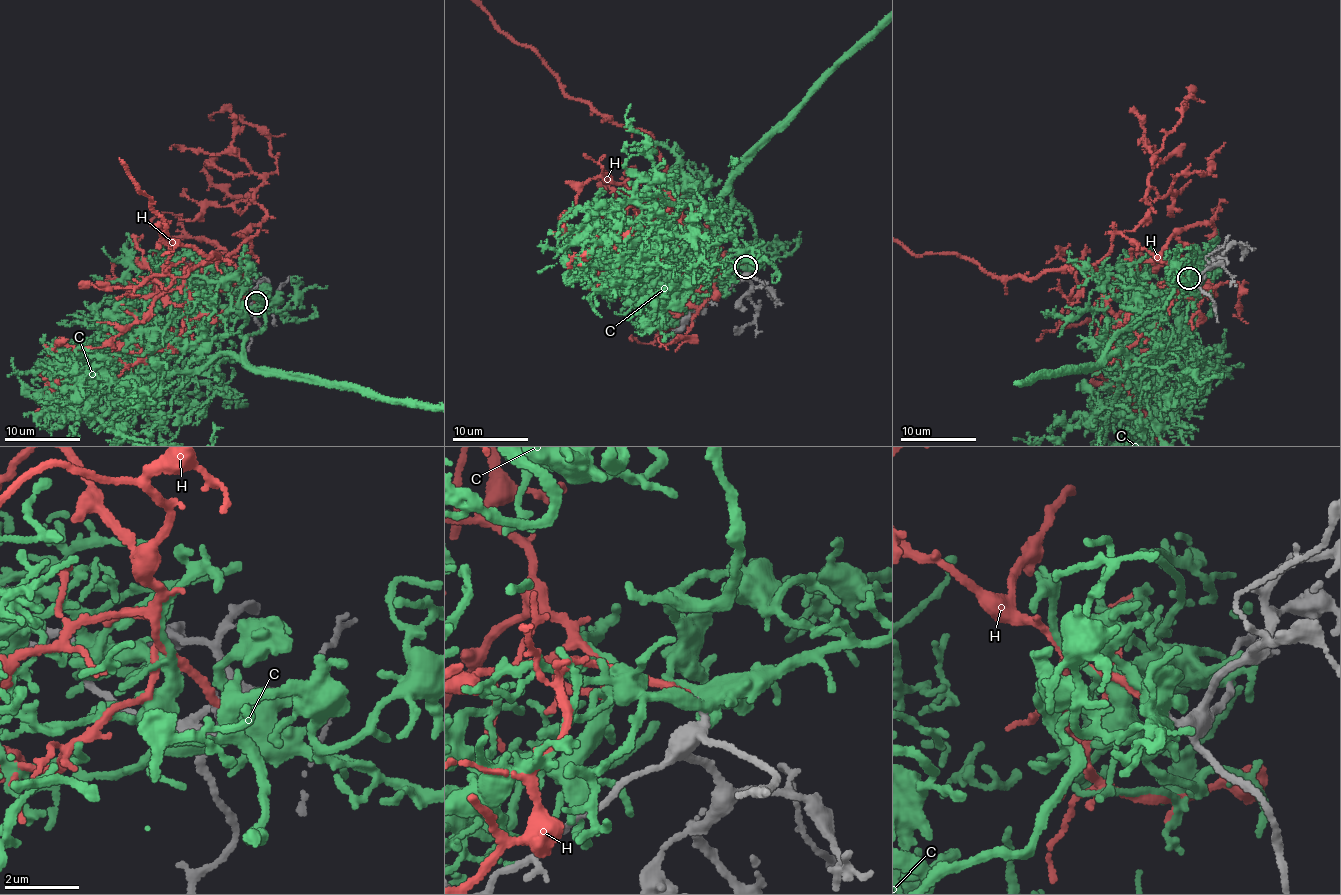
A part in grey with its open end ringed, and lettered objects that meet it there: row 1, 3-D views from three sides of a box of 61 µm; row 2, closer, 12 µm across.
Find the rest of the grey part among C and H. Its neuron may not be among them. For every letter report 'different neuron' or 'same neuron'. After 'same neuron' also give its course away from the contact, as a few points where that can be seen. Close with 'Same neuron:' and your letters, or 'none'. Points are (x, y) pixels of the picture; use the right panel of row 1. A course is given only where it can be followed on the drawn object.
C: different neuron
H: same neuron
Same neuron: H

